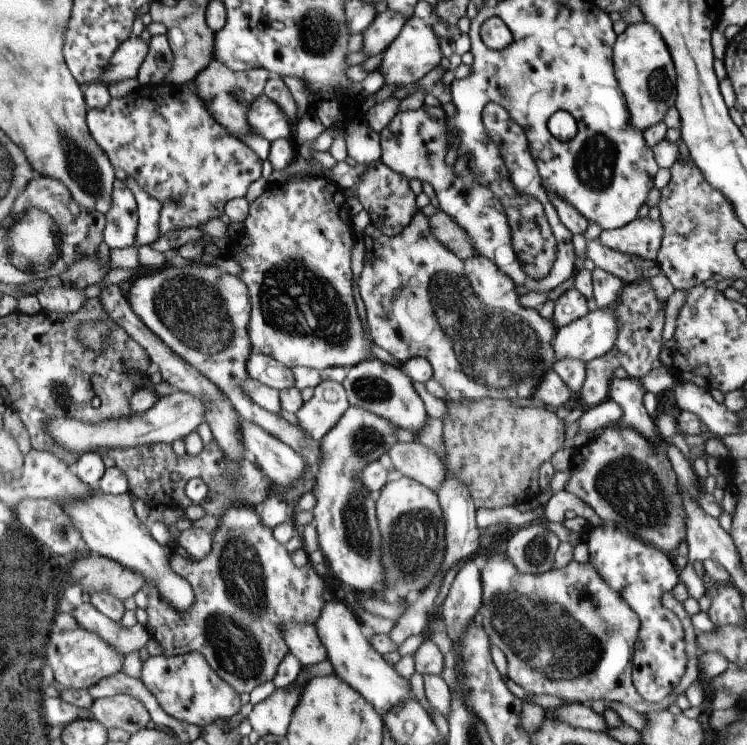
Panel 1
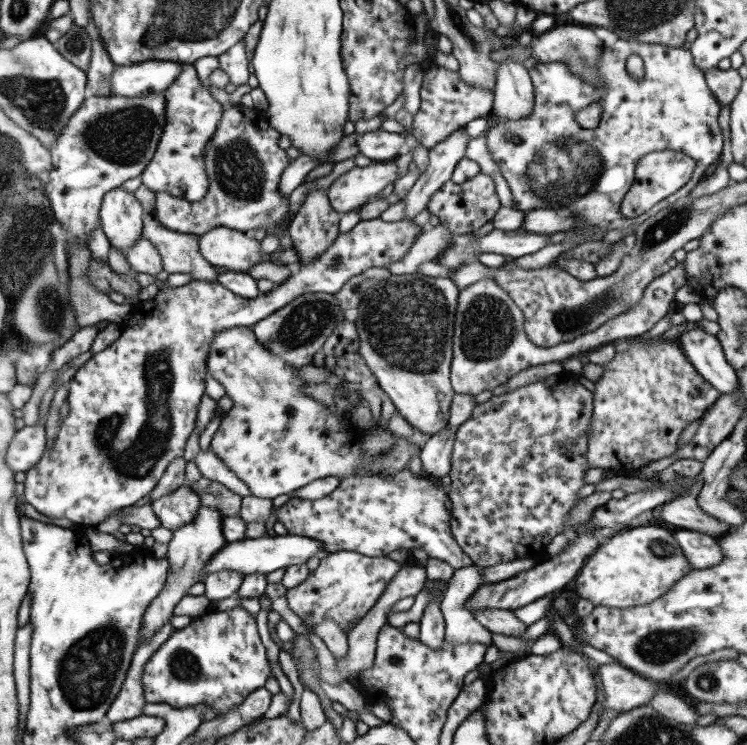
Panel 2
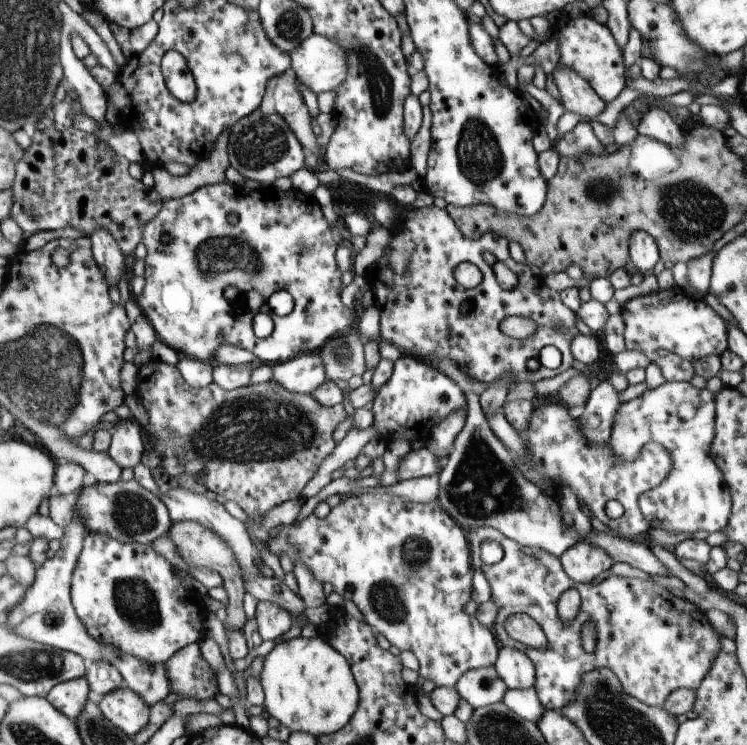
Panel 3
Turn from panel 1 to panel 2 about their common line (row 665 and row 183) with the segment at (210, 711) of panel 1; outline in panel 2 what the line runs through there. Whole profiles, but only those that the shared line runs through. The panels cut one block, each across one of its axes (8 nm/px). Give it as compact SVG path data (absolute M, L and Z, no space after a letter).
M192 63L184 64L182 73L163 94L166 99L166 126L152 160L139 177L142 184L155 193L166 191L174 198L197 203L204 199L210 189L204 164L206 143L218 130L222 113L227 106L212 98L210 90L198 78Z

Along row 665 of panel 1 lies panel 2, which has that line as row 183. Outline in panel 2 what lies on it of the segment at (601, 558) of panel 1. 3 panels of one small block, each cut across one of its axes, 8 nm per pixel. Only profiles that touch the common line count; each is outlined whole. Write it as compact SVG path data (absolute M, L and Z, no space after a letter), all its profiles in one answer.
M656 151L642 156L635 168L634 182L630 190L621 201L621 212L626 218L634 218L650 210L654 204L658 204L668 196L678 192L692 176L696 168L694 159L678 151Z

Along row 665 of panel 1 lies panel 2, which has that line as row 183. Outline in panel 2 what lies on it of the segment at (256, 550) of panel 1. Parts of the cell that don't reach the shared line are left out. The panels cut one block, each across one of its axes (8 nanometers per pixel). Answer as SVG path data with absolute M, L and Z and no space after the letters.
M241 102L232 106L228 105L224 108L218 130L206 143L204 164L206 164L206 174L210 180L210 189L204 199L194 203L174 198L166 191L155 193L156 208L152 212L153 216L168 230L194 235L202 235L214 227L226 227L247 234L264 230L267 236L274 236L278 232L278 228L284 228L277 252L284 250L284 247L292 247L292 237L287 229L288 215L286 215L290 212L289 198L283 196L278 189L284 168L290 164L291 159L286 155L286 151L280 148L278 144L280 137L281 134L270 126L267 114L255 107L246 107Z

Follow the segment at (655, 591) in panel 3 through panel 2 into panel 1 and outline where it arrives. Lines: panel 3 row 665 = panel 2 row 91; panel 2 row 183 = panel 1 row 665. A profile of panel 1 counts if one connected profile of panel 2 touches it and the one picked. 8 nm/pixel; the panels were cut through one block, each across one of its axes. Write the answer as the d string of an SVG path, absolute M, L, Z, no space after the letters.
M496 545L487 552L487 556L486 566L481 573L483 595L479 611L482 618L478 621L488 634L491 644L498 646L506 655L508 677L526 692L556 696L560 700L572 700L588 707L593 700L610 700L625 704L636 712L648 713L651 710L666 710L670 704L676 703L676 698L680 694L685 694L691 684L700 680L699 656L696 656L696 629L692 625L691 616L684 610L684 604L674 598L672 591L664 592L660 602L678 616L682 624L686 642L686 672L662 702L646 702L634 688L631 677L632 652L640 630L640 619L626 604L626 600L600 578L600 574L594 570L590 561L580 564L573 560L560 570L552 568L545 573L524 574Z

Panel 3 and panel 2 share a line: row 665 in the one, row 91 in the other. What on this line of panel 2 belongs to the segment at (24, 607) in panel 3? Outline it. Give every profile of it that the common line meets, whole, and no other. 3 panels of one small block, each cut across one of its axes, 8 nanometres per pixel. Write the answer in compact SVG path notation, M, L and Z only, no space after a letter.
M147 61L128 67L117 66L112 71L112 92L127 97L163 93L182 73L183 66L173 61Z

